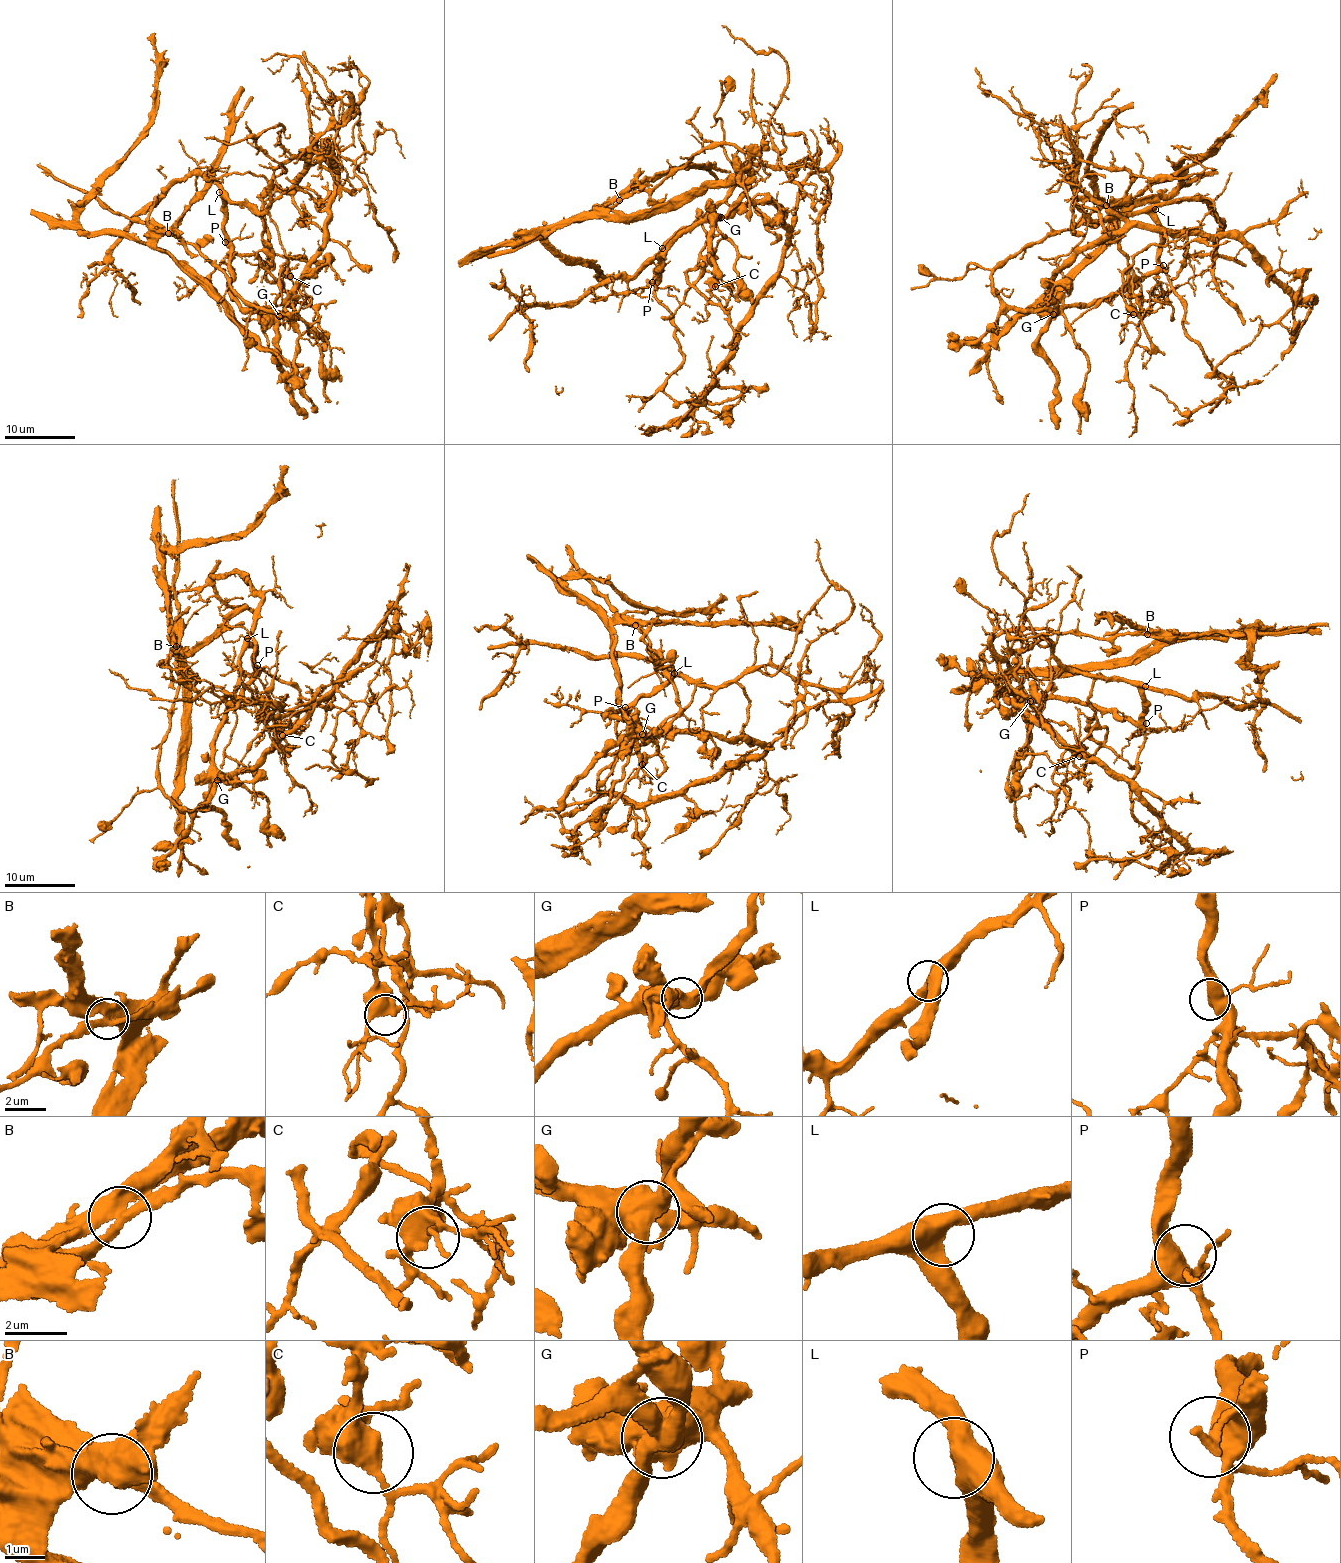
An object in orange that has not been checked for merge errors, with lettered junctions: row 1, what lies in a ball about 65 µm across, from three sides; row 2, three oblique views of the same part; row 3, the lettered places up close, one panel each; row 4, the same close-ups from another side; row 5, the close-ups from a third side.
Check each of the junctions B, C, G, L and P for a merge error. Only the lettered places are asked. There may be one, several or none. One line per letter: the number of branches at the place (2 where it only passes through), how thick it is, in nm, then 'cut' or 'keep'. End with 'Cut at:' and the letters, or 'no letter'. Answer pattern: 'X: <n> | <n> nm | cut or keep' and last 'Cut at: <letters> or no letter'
B: 3 | 420 nm | cut
C: 3 | 440 nm | keep
G: 3 | 600 nm | cut
L: 3 | 480 nm | keep
P: 4 | 400 nm | keep
Cut at: B, G

